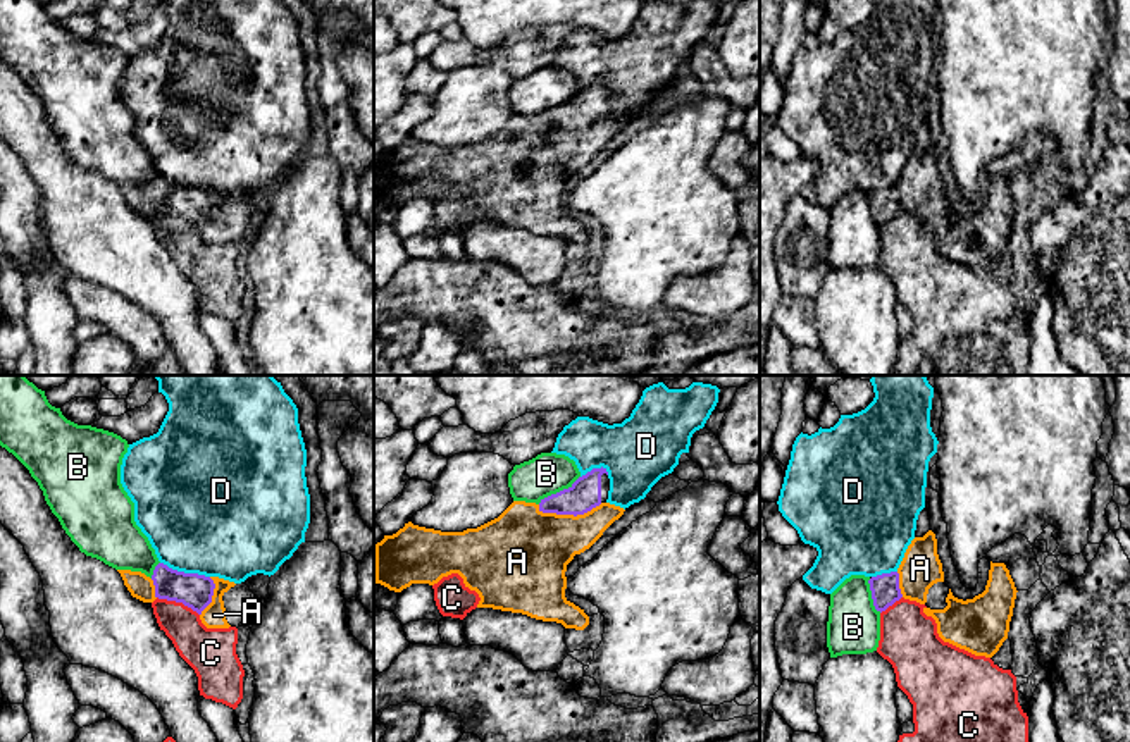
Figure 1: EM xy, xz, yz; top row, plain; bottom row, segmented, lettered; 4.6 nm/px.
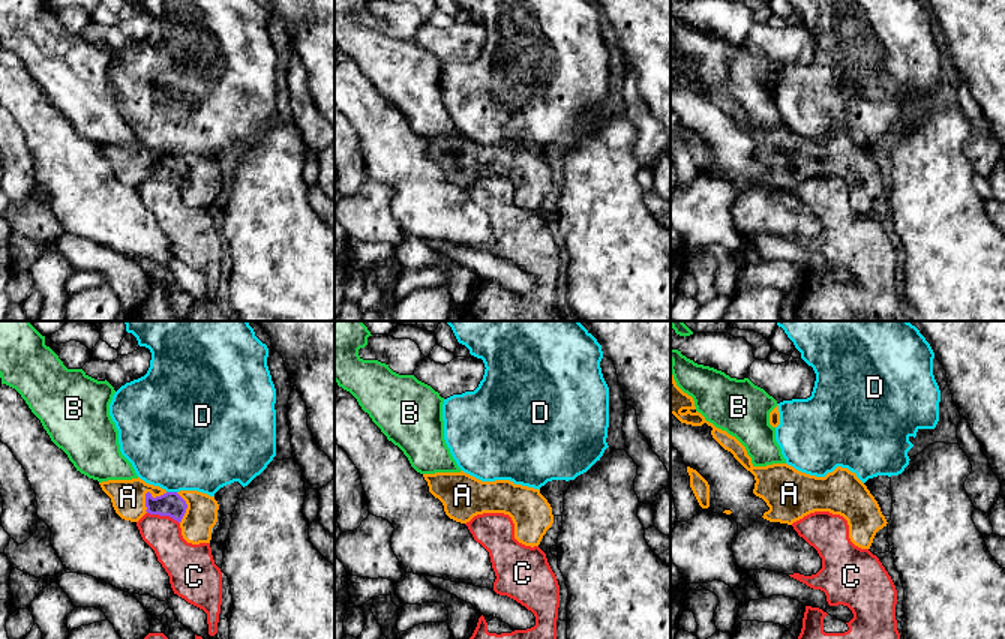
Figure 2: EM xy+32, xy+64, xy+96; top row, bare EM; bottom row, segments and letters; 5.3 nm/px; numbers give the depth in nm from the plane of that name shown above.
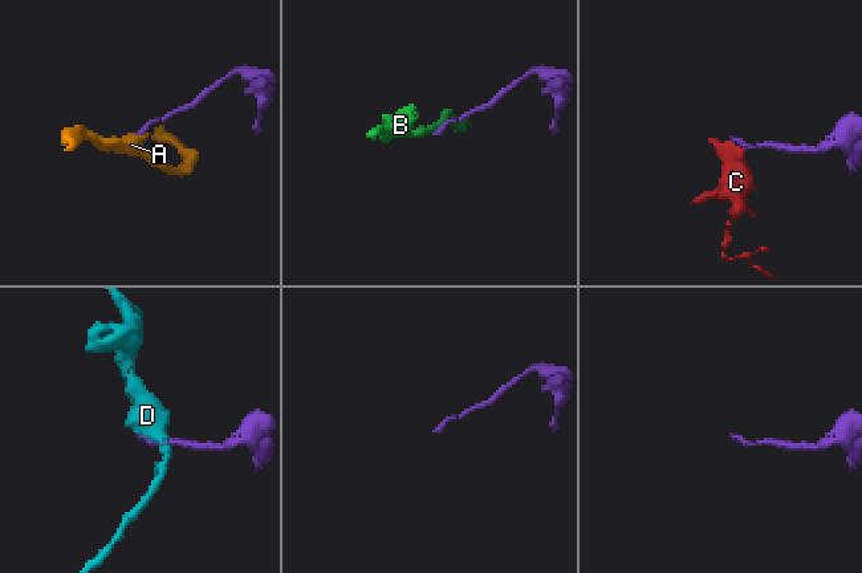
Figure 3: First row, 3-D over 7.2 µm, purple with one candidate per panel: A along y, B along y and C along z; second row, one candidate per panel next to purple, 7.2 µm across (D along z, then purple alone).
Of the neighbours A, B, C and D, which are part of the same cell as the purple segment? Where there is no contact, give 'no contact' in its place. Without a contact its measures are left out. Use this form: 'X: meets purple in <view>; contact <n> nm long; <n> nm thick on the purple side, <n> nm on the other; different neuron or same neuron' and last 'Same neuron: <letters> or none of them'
A: meets purple in xz; contact 300 nm long; 150 nm thick on the purple side, 380 nm on the other; same neuron
B: meets purple in xz; contact 240 nm long; 150 nm thick on the purple side, 200 nm on the other; different neuron
C: meets purple in xy; contact 220 nm long; 160 nm thick on the purple side, 200 nm on the other; different neuron
D: meets purple in xy; contact 240 nm long; 160 nm thick on the purple side, 480 nm on the other; different neuron
Same neuron: A

